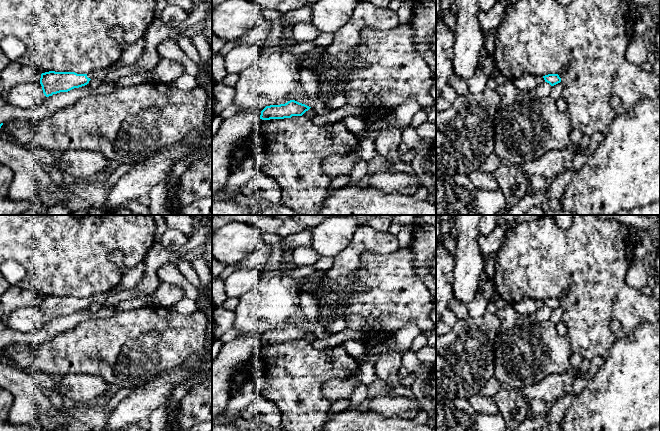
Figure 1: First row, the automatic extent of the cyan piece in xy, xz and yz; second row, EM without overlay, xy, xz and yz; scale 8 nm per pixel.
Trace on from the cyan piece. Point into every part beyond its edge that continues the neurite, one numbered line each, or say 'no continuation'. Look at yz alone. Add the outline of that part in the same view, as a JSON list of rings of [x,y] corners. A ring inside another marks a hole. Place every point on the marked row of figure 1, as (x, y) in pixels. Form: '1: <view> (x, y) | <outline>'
no continuation

